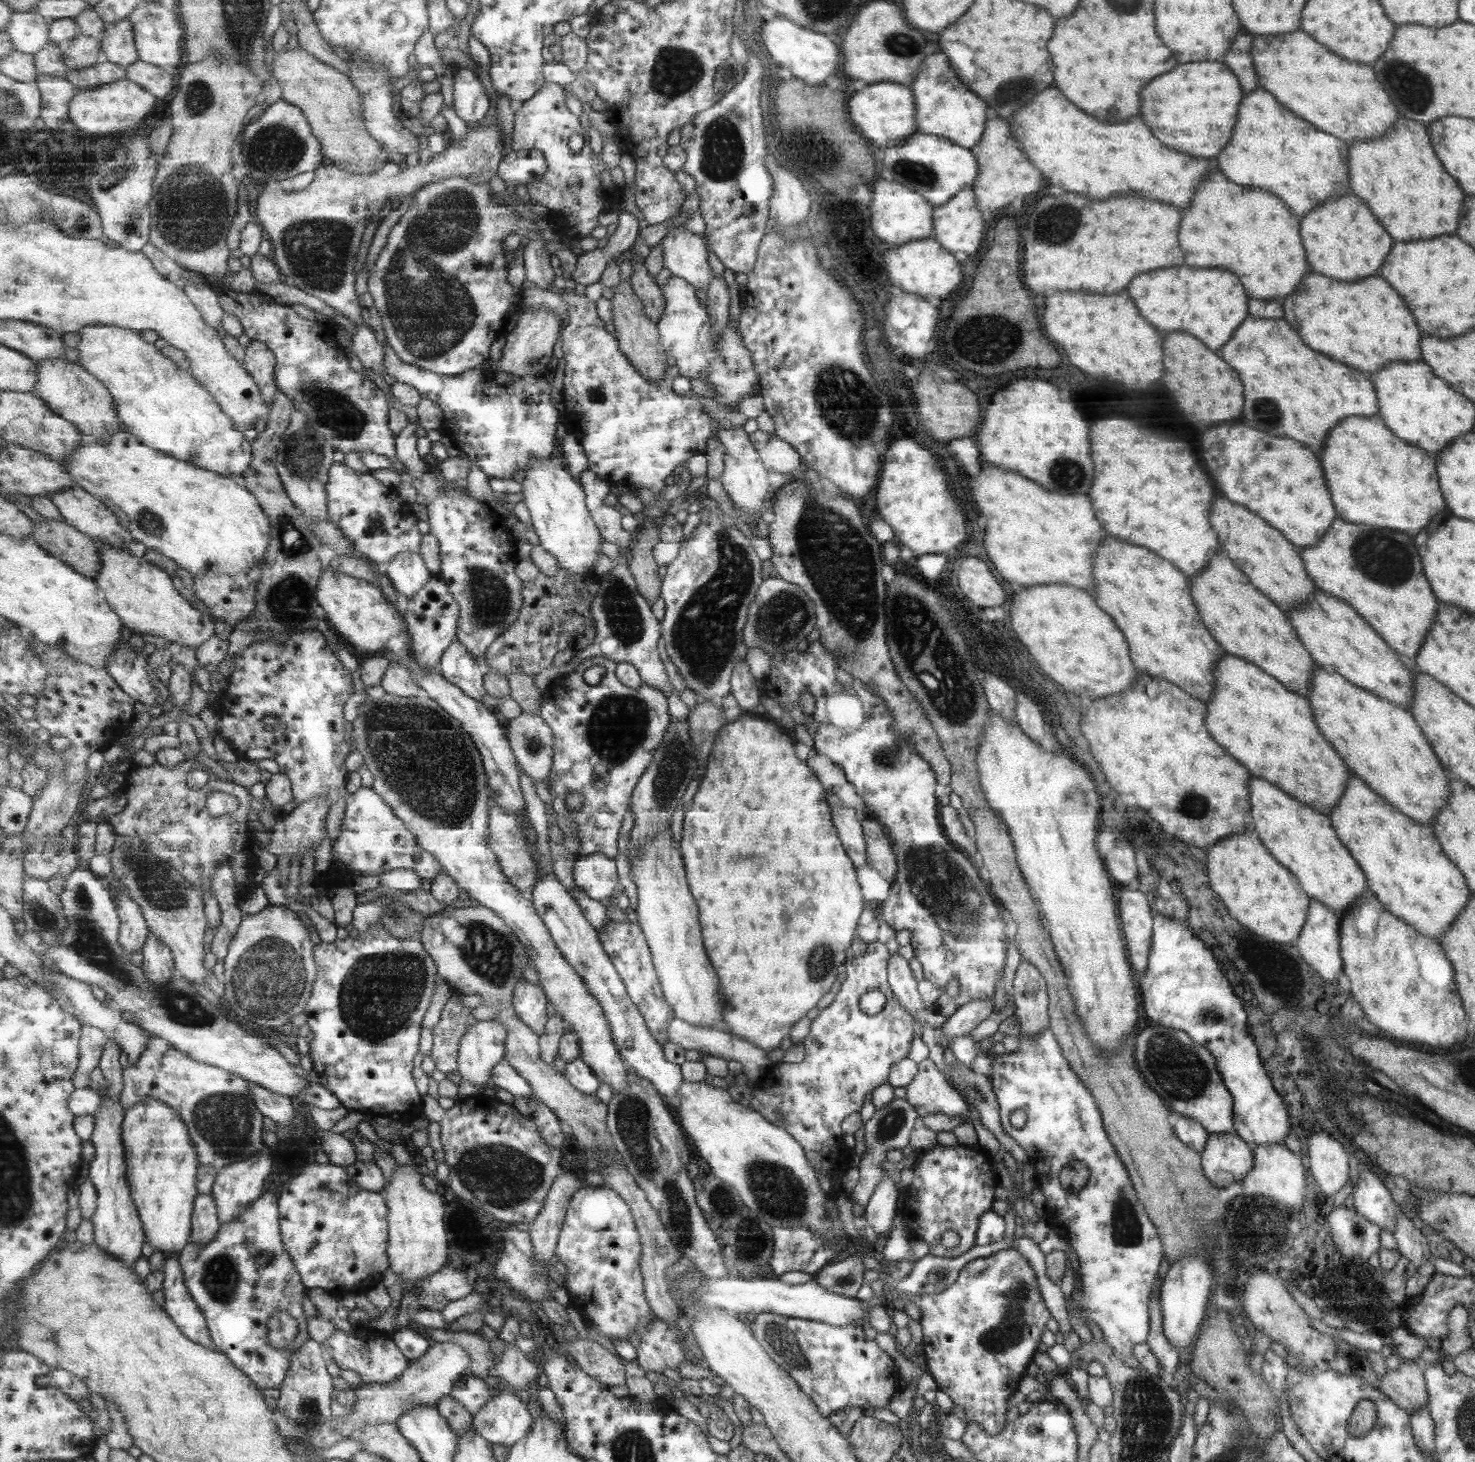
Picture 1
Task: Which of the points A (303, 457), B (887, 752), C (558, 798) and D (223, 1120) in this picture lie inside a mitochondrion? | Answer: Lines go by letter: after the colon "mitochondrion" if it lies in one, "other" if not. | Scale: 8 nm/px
A: mitochondrion
B: mitochondrion
C: other
D: mitochondrion

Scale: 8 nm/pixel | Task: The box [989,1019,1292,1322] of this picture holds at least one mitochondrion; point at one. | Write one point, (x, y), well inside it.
(1173, 1066)

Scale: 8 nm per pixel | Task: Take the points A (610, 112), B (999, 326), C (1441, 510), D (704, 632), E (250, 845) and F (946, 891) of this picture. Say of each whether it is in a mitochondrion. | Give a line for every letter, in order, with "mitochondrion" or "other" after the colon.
A: other
B: mitochondrion
C: other
D: mitochondrion
E: other
F: mitochondrion

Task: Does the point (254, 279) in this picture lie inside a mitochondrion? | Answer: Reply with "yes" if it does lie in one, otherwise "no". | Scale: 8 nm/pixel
no

